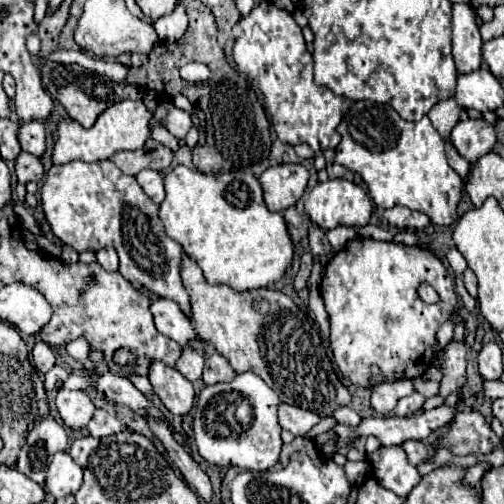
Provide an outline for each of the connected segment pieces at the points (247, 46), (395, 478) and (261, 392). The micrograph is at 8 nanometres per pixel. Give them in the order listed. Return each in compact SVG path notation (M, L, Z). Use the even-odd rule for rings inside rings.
M261 2L247 18L241 18L241 28L243 34L233 46L233 60L237 70L249 76L265 96L265 110L271 116L277 138L291 146L305 142L315 152L335 148L341 140L335 128L351 108L351 100L335 96L327 86L313 82L313 56L293 16L273 2Z
M399 446L379 448L367 458L375 468L375 478L381 482L381 486L393 490L401 498L405 498L421 480L417 468L409 466L405 452Z
M245 372L245 374L235 376L235 380L231 384L215 384L215 386L203 388L199 392L195 412L193 412L193 436L195 436L199 454L209 464L215 464L221 468L239 466L245 470L269 470L271 466L275 466L279 462L279 452L281 452L281 426L277 422L277 406L279 406L277 394L255 372ZM221 392L239 392L241 396L245 396L251 404L251 414L253 414L249 428L239 434L231 432L229 438L219 436L217 426L213 426L215 422L207 416L211 400Z

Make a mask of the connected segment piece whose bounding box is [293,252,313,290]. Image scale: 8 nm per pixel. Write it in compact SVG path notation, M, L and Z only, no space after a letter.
M309 252L301 256L301 268L299 268L299 272L297 272L295 280L293 280L295 290L305 288L305 284L307 284L307 280L309 280L309 274L311 274L311 262L313 262L313 258L311 258Z

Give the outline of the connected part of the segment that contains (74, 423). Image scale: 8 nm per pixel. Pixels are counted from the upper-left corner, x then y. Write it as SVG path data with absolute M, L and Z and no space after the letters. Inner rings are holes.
M61 388L57 392L55 404L57 404L59 416L63 418L65 426L69 426L73 430L87 426L89 420L93 418L93 412L95 412L95 404L85 390L65 390L65 388Z

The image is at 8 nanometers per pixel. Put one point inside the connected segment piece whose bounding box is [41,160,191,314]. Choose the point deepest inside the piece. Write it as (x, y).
(89, 206)

